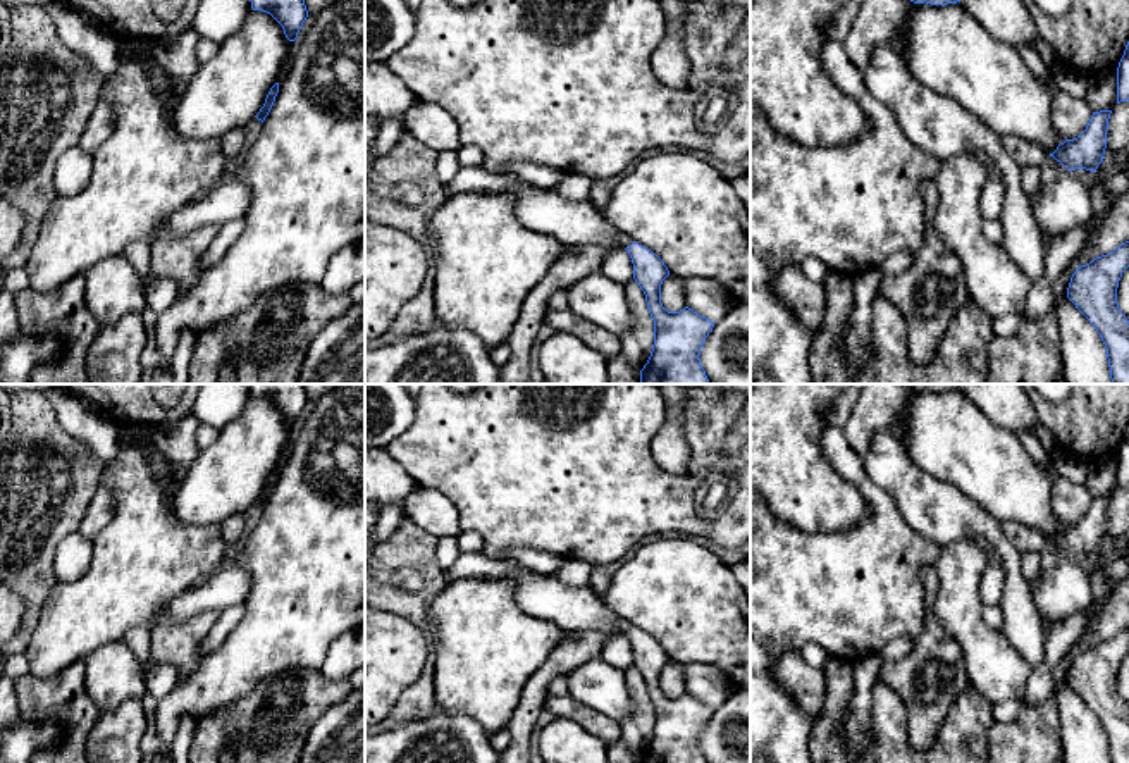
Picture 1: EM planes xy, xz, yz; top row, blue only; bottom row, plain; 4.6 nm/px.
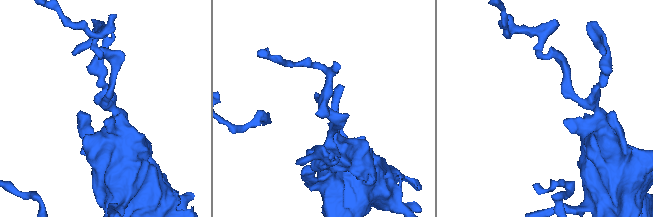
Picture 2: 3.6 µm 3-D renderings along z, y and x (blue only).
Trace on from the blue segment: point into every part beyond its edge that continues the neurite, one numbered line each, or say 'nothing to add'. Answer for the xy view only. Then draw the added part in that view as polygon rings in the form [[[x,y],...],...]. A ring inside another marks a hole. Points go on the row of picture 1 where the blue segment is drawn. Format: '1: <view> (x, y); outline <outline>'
nothing to add

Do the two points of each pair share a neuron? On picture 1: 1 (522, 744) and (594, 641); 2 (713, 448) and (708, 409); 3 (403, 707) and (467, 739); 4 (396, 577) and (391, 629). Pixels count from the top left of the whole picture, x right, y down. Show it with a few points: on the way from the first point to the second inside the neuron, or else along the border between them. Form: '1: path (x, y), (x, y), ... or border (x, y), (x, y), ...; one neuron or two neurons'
1: path (525, 715), (537, 684), (565, 657); one neuron
2: path (708, 438), (708, 419); one neuron
3: border (438, 710), (386, 731); two neurons
4: border (382, 610), (398, 614), (422, 629); two neurons

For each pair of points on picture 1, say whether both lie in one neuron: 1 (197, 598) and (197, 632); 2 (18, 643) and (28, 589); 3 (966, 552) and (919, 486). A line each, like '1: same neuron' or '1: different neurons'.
1: different neurons
2: same neuron
3: different neurons

